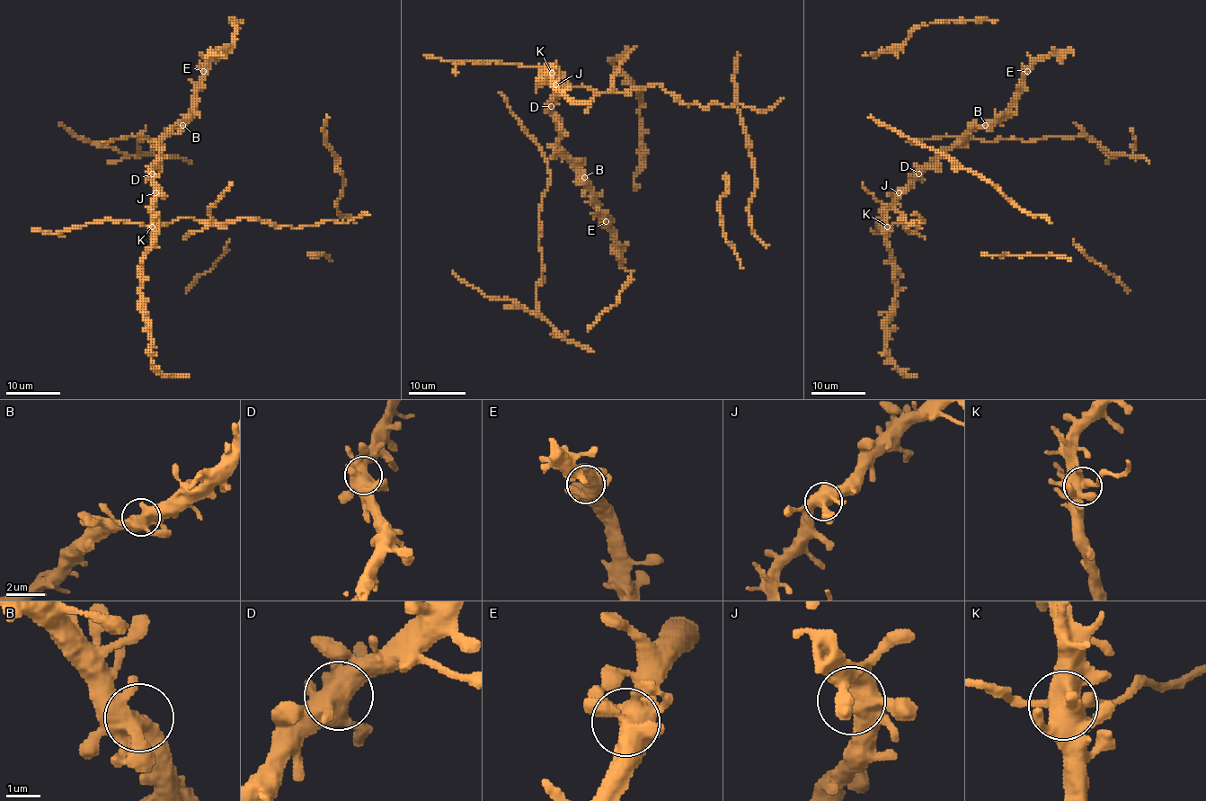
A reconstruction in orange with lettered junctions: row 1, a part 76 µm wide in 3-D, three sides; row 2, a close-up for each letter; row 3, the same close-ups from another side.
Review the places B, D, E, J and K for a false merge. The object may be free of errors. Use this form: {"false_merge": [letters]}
{"false_merge": ["K"]}

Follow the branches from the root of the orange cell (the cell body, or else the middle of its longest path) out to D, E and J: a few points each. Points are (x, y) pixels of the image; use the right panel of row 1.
D: (886, 224), (886, 209), (891, 200), (918, 173)
E: (886, 224), (886, 209), (891, 200), (971, 131), (993, 123), (1023, 87), (1023, 75), (1027, 71)
J: (886, 224), (886, 209), (899, 192)

